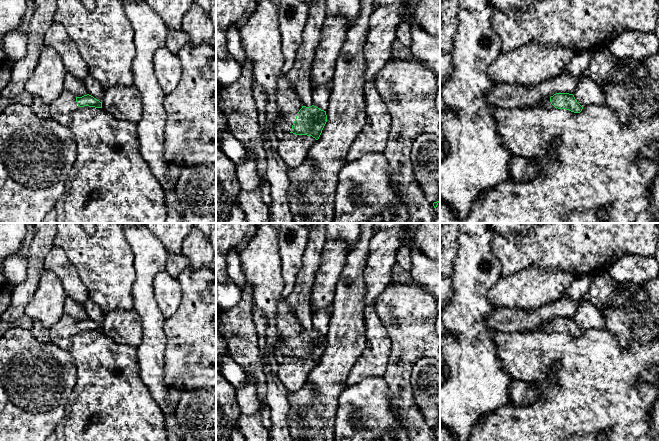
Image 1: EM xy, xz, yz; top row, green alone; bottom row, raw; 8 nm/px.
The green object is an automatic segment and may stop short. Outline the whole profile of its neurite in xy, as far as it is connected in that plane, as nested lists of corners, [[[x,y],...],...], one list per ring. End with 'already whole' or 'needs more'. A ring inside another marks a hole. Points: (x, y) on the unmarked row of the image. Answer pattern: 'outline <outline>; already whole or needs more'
outline [[[63,314],[62,317],[49,328],[49,336],[53,344],[63,350],[69,351],[72,337],[78,331],[84,330],[102,332],[102,326],[89,318],[76,321],[71,316]]]; needs more

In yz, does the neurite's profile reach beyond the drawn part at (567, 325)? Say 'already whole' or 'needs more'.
needs more

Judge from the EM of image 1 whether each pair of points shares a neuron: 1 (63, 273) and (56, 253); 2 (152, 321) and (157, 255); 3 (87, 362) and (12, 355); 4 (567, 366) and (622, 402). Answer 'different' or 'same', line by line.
1: same
2: same
3: different
4: same

